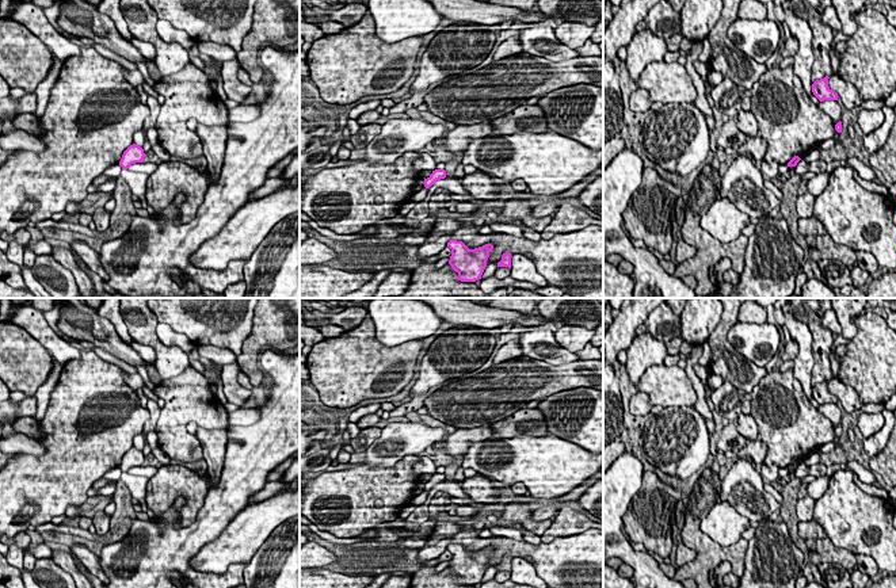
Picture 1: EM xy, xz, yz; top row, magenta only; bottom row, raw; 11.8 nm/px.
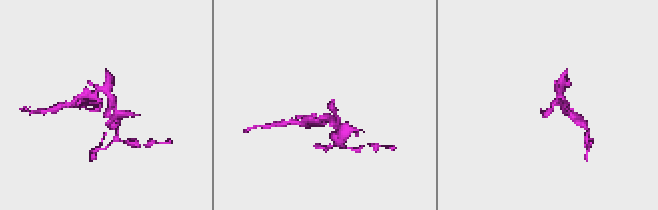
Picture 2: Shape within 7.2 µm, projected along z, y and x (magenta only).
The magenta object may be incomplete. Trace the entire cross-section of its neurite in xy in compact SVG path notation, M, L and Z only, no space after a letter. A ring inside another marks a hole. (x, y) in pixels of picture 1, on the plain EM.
M133 447L123 455L119 469L122 473L127 473L131 467L142 466L145 459L144 453Z

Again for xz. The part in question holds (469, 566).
M450 543L447 550L451 553L449 568L458 577L458 584L476 585L481 583L489 555L493 553L492 547L469 553L462 545Z

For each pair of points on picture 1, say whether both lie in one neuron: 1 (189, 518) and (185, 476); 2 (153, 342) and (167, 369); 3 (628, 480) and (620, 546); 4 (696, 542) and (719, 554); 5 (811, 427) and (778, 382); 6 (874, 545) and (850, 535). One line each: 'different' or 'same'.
1: same
2: same
3: same
4: same
5: same
6: same

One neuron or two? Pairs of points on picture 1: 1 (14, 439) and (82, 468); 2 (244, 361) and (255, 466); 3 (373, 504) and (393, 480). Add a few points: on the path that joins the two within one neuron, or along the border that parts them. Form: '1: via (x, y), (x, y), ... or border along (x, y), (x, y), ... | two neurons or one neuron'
1: border along (46, 449), (42, 454), (14, 455) | two neurons
2: border along (258, 356), (260, 367) | two neurons
3: via (374, 499), (388, 485) | one neuron

